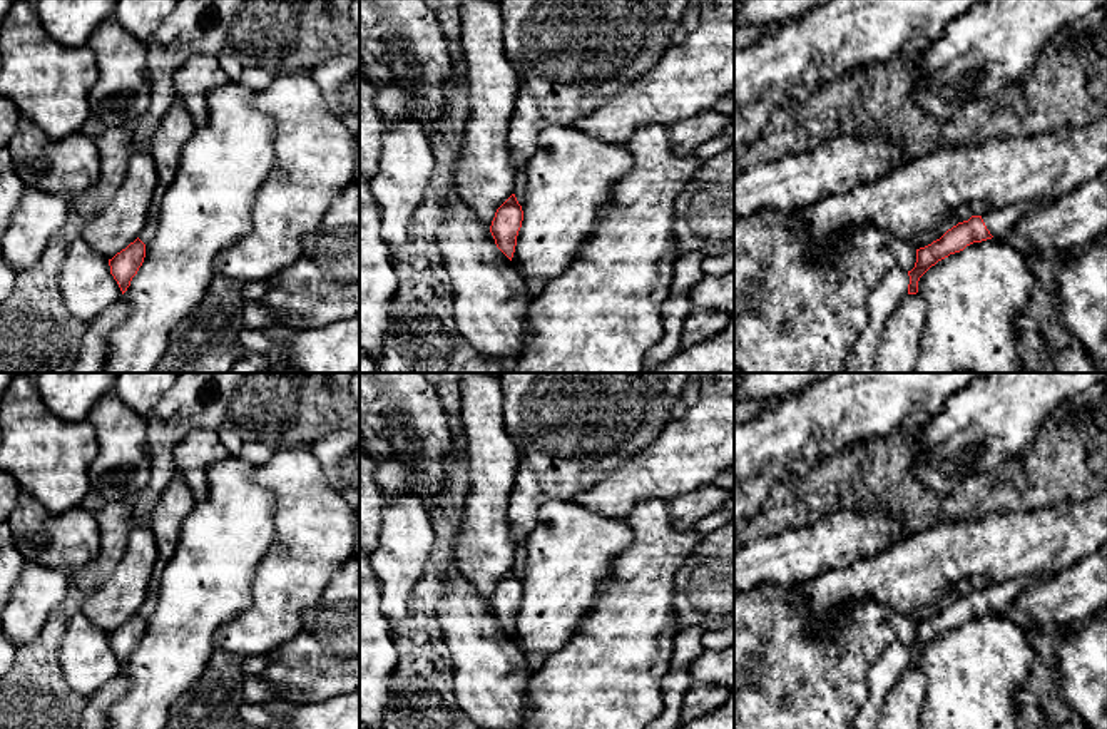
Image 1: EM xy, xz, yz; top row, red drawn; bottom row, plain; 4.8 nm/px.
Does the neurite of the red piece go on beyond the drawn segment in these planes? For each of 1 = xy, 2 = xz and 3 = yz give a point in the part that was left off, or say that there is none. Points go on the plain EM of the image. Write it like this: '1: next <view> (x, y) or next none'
1: next none
2: next none
3: next none

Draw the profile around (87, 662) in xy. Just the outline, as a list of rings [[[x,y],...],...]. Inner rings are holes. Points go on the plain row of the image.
[[[82,612],[69,619],[67,630],[59,642],[57,659],[64,682],[85,701],[122,670],[110,649],[109,634]]]

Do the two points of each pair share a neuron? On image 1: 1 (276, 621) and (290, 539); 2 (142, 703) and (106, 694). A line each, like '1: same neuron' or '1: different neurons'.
1: same neuron
2: different neurons

